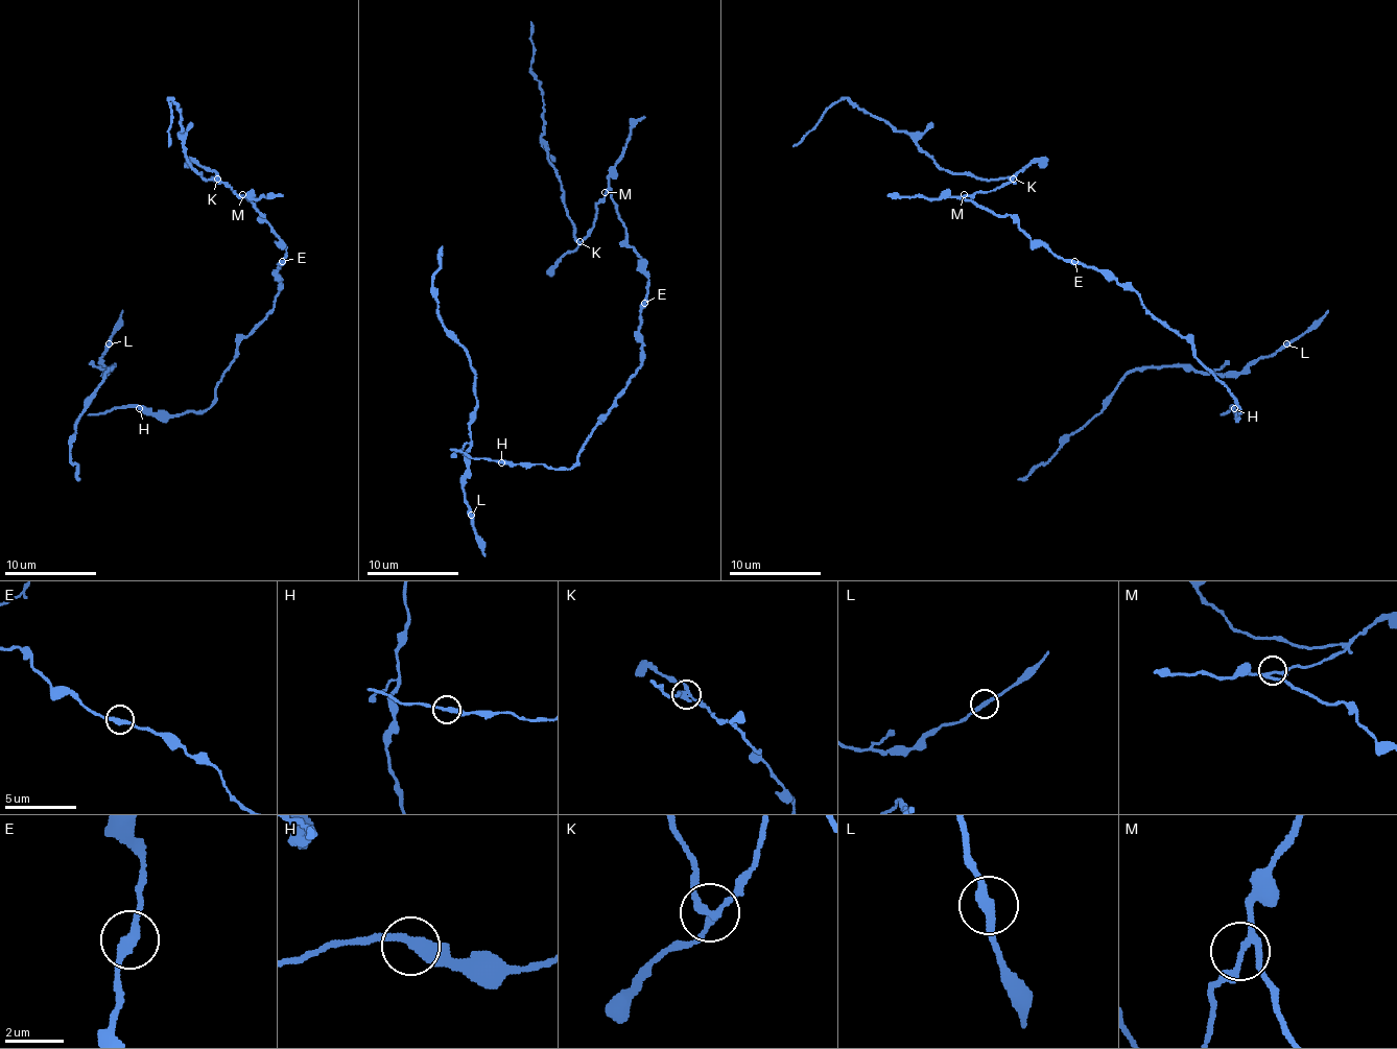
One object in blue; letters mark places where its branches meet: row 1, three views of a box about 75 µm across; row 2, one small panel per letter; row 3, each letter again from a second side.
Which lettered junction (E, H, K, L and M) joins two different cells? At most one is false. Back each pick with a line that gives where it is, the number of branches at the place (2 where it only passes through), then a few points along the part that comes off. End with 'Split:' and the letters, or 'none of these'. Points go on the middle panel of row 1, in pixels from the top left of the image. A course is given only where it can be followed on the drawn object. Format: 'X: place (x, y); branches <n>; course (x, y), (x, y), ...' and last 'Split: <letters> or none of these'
K: place (579, 241); branches 3; course (579, 241), (566, 209), (557, 169), (547, 158), (547, 144), (541, 137), (543, 93), (531, 66), (531, 22)
Split: K

